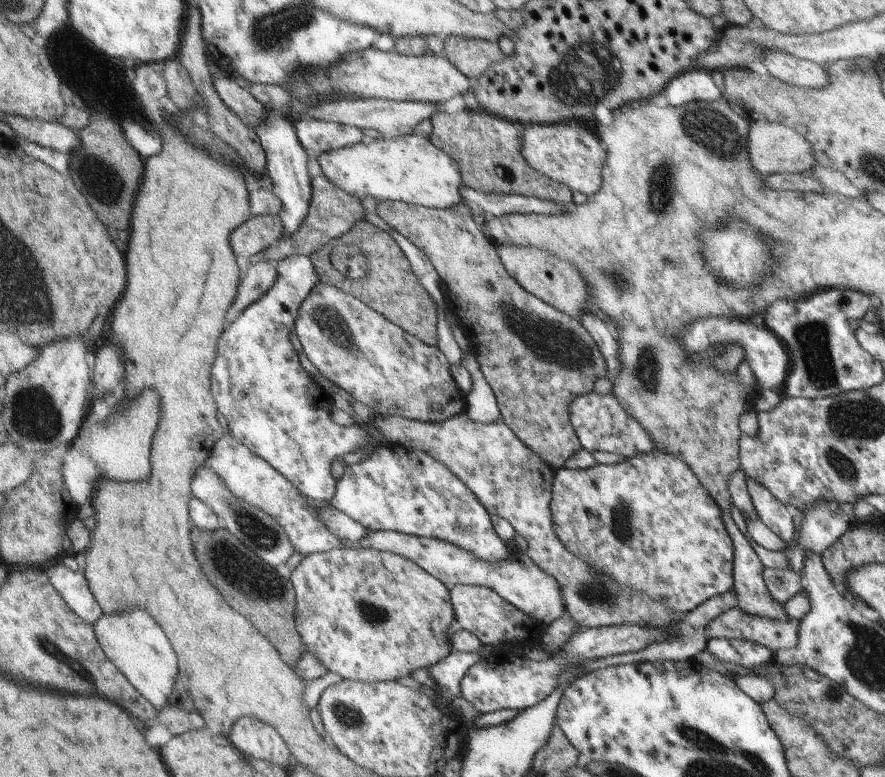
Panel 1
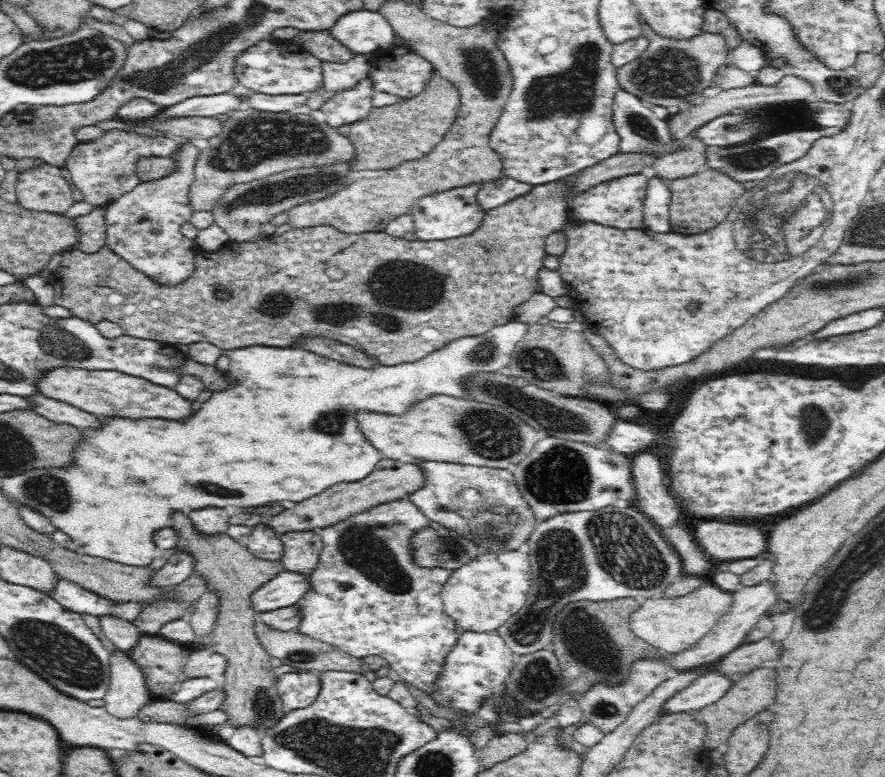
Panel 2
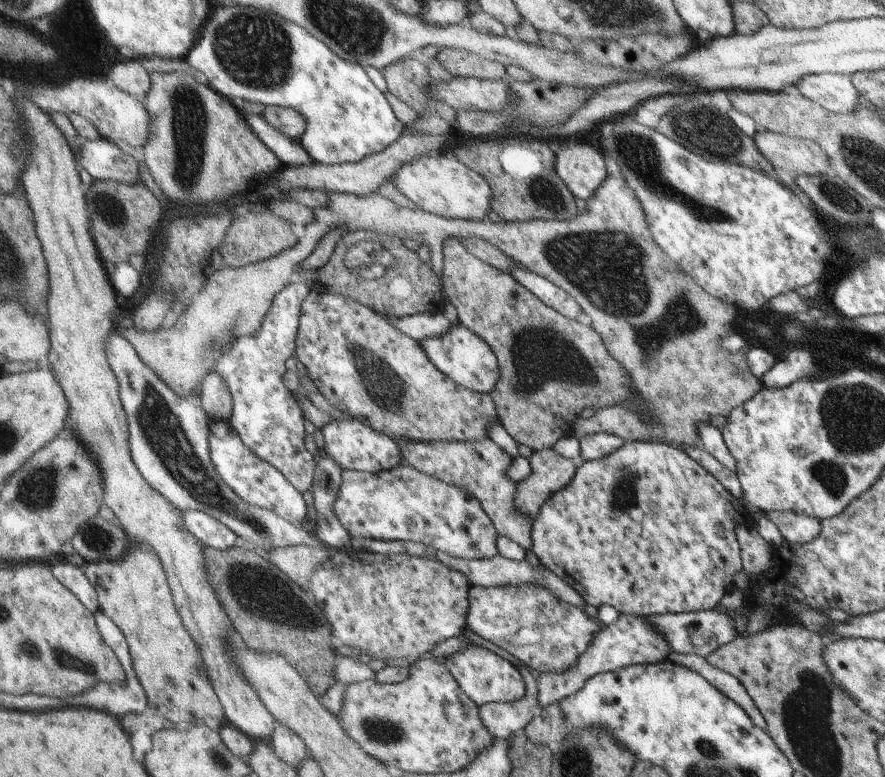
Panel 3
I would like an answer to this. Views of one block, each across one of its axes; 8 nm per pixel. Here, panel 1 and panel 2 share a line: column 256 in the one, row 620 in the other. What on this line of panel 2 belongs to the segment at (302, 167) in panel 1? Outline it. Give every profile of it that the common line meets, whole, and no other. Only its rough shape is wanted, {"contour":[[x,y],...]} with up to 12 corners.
{"contour":[[65,579],[46,593],[75,613],[132,623],[144,606],[114,605]]}

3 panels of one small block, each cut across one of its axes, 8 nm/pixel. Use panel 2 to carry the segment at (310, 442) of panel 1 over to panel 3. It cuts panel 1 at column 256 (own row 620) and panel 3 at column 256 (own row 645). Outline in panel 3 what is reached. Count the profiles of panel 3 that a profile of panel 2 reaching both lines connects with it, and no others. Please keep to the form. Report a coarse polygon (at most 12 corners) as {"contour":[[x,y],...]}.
{"contour":[[303,280],[275,296],[261,330],[216,363],[233,428],[308,496],[316,460],[283,378],[296,354]]}

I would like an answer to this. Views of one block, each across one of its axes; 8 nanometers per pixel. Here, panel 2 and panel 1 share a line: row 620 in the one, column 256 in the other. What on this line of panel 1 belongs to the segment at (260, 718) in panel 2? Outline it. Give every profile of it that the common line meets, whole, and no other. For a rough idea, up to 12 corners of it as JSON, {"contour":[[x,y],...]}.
{"contour":[[279,215],[254,216],[231,236],[245,267],[277,245],[286,229]]}

